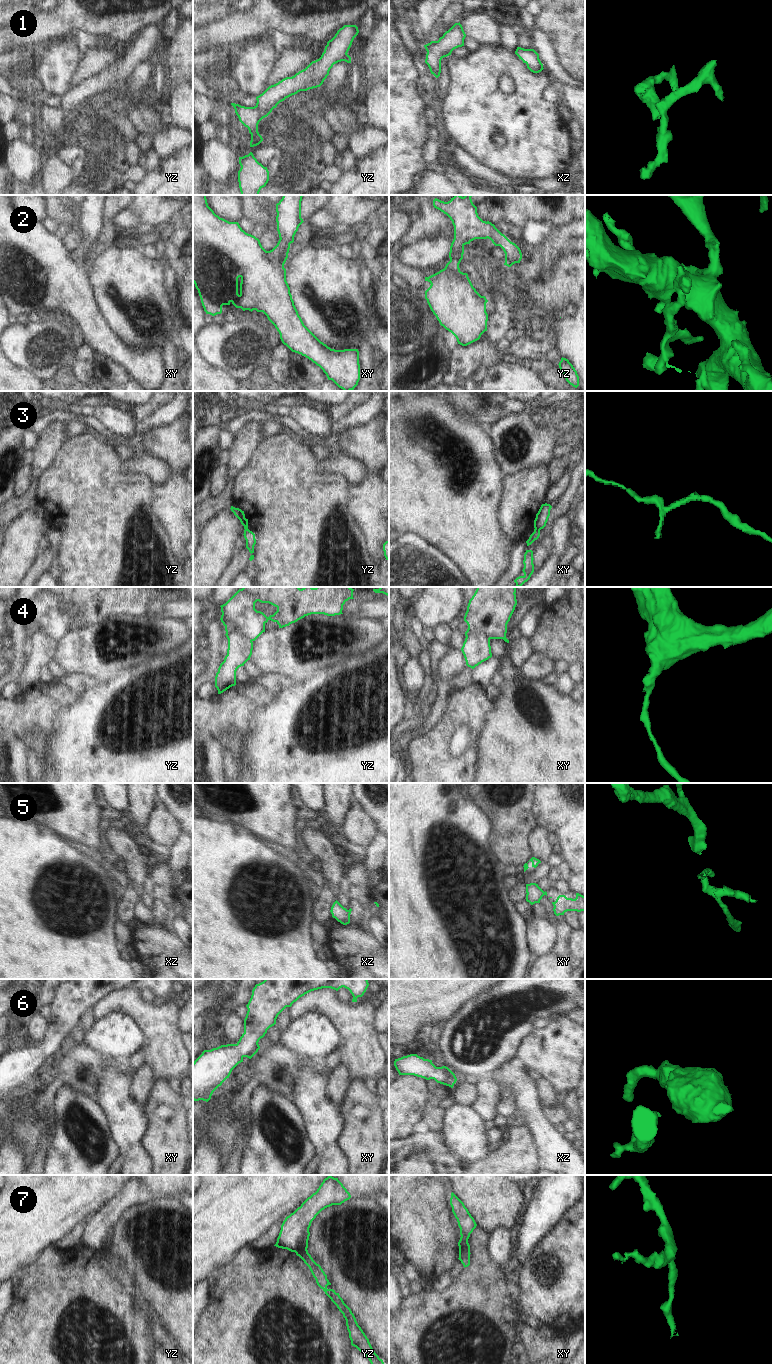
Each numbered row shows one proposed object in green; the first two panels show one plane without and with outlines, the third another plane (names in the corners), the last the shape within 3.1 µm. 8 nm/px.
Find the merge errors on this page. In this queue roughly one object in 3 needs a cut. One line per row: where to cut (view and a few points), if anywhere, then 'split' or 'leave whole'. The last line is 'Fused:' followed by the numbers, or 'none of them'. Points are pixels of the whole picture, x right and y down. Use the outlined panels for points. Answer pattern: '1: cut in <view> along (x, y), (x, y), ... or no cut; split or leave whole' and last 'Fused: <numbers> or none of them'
1: no cut; leave whole
2: no cut; leave whole
3: cut in xy along (535, 528), (539, 530); split
4: cut in yz along (225, 626), (236, 626), (251, 641); split
5: cut in xz along (347, 910), (349, 915); split
6: no cut; leave whole
7: cut in yz along (308, 1228), (304, 1231), (301, 1244), (294, 1251); split
Fused: 3, 4, 5, 7

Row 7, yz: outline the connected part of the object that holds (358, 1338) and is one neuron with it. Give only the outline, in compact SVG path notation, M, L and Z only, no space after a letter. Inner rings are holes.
M306 1229L303 1234L301 1245L295 1251L296 1255L299 1256L309 1267L313 1277L316 1280L317 1285L325 1292L325 1294L331 1299L331 1301L343 1314L343 1317L346 1320L346 1326L349 1332L351 1345L362 1352L369 1359L371 1364L384 1364L383 1360L380 1359L379 1356L375 1353L369 1342L369 1339L367 1338L361 1327L358 1325L351 1309L344 1303L339 1293L336 1293L333 1289L327 1288L328 1285L331 1285L331 1283L327 1279L327 1275L321 1268L321 1266L317 1264L308 1253L307 1248L309 1236L309 1229Z

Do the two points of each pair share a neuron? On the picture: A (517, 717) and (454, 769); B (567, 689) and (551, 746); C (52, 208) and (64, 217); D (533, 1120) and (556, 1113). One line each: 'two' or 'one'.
A: two
B: two
C: one
D: two

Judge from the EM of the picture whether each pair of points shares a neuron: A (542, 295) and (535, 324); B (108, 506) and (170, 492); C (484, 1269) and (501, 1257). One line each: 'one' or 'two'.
A: two
B: two
C: two

